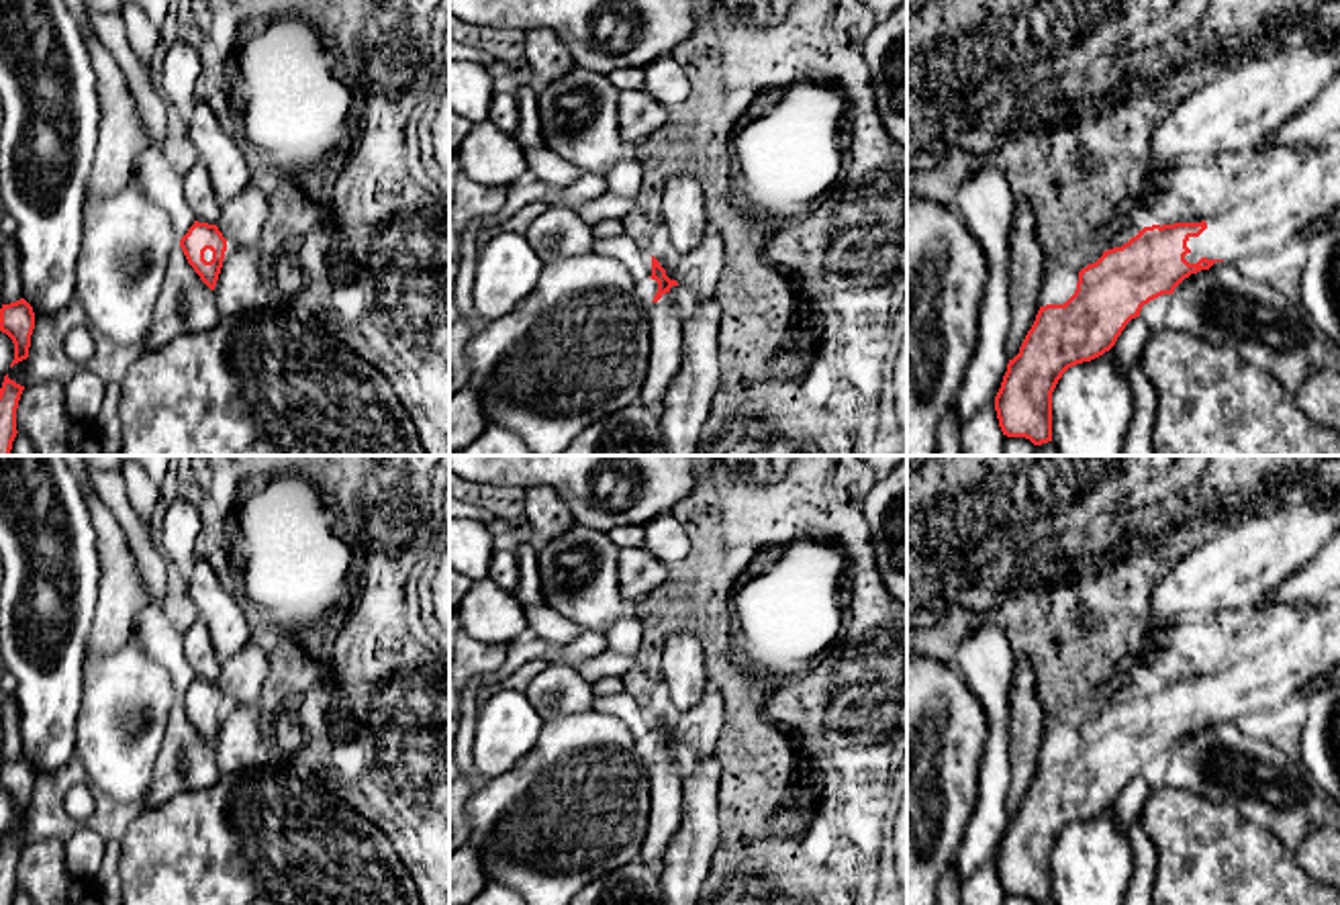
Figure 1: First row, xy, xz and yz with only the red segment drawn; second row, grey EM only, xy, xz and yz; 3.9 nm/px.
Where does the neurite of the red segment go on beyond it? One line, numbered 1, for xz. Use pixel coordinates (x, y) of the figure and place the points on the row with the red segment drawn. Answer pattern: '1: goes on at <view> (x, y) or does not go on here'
1: goes on at xz (666, 317)

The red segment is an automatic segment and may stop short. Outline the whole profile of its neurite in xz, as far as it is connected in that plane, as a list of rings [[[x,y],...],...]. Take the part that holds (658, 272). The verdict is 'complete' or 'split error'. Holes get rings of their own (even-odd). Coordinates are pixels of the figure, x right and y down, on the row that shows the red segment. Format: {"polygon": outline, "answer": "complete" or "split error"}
{"polygon": [[[652,255],[652,280],[658,282],[658,292],[648,306],[652,325],[652,347],[648,360],[648,378],[639,402],[645,407],[664,407],[666,392],[678,376],[682,364],[682,327],[688,313],[684,290],[676,280],[666,276],[666,270]]], "answer": "split error"}

